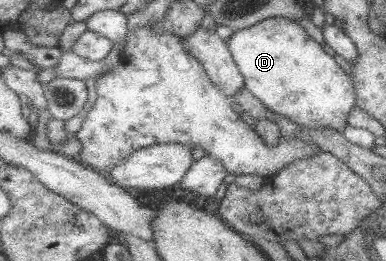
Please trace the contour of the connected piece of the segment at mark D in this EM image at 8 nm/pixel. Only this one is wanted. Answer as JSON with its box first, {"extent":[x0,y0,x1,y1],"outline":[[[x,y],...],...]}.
{"extent":[228,17,358,130],"outline":[[[270,17],[254,26],[249,26],[248,28],[235,31],[232,38],[228,42],[230,50],[233,52],[235,62],[238,64],[240,71],[245,76],[246,87],[250,89],[256,98],[259,98],[269,110],[273,110],[276,114],[287,118],[288,120],[293,120],[296,124],[303,126],[304,128],[335,128],[336,130],[342,130],[348,126],[348,120],[350,120],[350,112],[356,108],[358,100],[356,96],[356,86],[354,86],[353,79],[344,72],[344,68],[336,62],[334,56],[330,56],[324,52],[322,44],[316,42],[310,37],[310,34],[296,23],[294,19],[288,17]]]}

